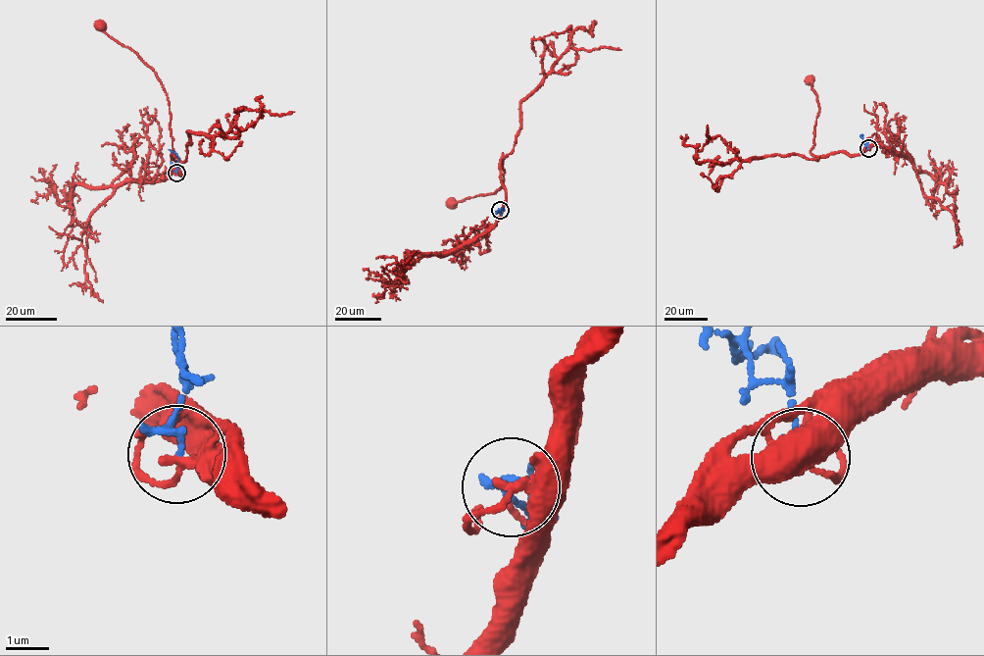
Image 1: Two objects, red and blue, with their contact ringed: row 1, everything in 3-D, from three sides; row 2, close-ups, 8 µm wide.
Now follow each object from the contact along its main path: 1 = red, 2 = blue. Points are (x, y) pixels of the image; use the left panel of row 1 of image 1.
1: (176, 173), (182, 176), (172, 153), (171, 114), (163, 84), (134, 52), (120, 44), (100, 24)
2: (176, 173), (178, 158), (168, 149)

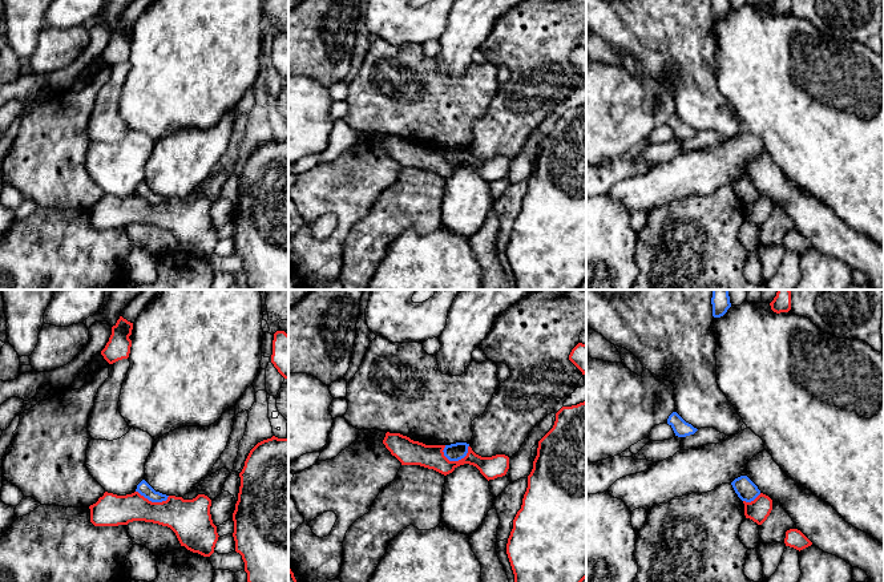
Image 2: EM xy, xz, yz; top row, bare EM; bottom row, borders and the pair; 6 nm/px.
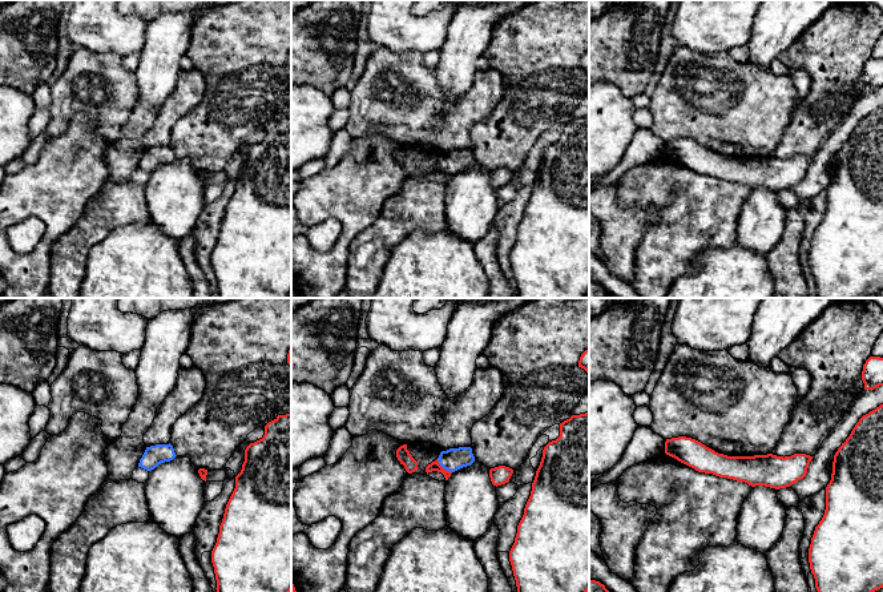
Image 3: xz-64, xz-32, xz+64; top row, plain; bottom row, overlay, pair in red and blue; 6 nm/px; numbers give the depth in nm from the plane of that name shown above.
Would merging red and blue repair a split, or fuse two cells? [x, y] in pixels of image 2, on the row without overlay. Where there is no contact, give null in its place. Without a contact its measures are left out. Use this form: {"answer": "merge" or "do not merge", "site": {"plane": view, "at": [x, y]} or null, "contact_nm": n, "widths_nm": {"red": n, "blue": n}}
{"answer": "do not merge", "site": {"plane": "xz", "at": [459, 162]}, "contact_nm": 170, "widths_nm": {"red": 140, "blue": 110}}

